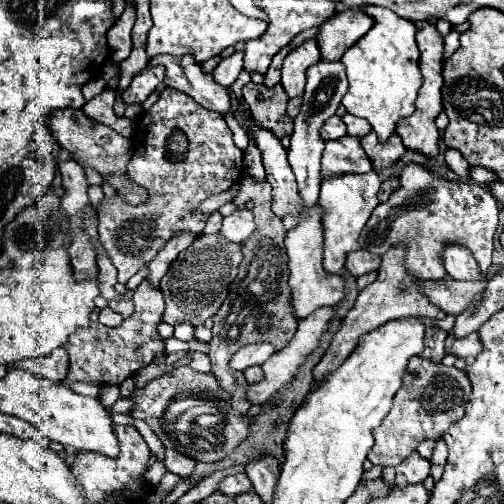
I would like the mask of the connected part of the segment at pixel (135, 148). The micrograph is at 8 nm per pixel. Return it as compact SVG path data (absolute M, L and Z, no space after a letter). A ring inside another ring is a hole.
M164 88L160 92L158 102L152 104L150 110L142 112L136 118L136 130L132 136L132 158L128 162L128 176L136 184L148 190L150 200L144 206L132 206L132 204L126 204L120 196L114 196L112 200L104 198L102 208L98 210L100 242L106 248L112 264L118 270L118 282L126 284L140 270L142 264L148 264L158 254L158 250L162 250L162 246L168 242L168 238L172 238L172 234L192 232L200 236L206 224L206 216L198 214L196 206L204 198L228 190L240 178L242 168L244 168L244 152L236 148L236 144L232 142L232 130L228 128L224 118L220 114L204 110L196 100L188 98L184 92L178 92L174 88ZM172 130L182 130L190 142L186 162L170 164L166 158L166 138L172 134Z

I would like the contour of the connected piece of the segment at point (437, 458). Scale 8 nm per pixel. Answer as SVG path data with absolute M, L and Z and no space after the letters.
M438 440L436 448L434 448L434 454L430 458L432 464L438 464L438 466L446 466L446 458L448 458L448 452L446 452L446 444L442 440Z

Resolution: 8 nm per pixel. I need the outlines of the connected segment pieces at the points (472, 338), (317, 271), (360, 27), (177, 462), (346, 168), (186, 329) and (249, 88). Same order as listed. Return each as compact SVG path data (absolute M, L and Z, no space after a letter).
M468 334L464 338L456 338L454 340L454 346L452 346L452 354L458 356L458 358L468 358L468 356L478 356L478 352L482 350L480 346L480 340L478 340L478 334Z
M320 206L308 210L312 218L304 226L296 226L286 234L286 254L288 254L288 286L292 290L292 314L300 322L322 306L336 306L344 298L344 280L342 276L330 274L322 268L322 230L320 230Z
M350 8L334 14L328 22L322 24L320 34L316 36L318 48L324 62L338 62L342 54L358 42L372 26L372 18L360 8Z
M164 448L164 464L170 472L178 474L178 476L190 476L194 472L196 460L172 450L172 448Z
M344 136L338 140L326 142L324 148L324 178L332 174L342 174L342 172L370 172L372 170L372 160L364 152L360 138Z
M178 324L176 330L174 330L174 336L176 336L178 340L184 340L184 342L190 340L190 342L192 342L192 340L196 340L194 330L196 330L196 328L192 328L190 324Z
M250 82L242 88L242 96L250 106L256 122L268 126L270 130L276 130L280 138L292 134L292 118L286 114L288 96L284 94L282 84L268 88L264 84Z

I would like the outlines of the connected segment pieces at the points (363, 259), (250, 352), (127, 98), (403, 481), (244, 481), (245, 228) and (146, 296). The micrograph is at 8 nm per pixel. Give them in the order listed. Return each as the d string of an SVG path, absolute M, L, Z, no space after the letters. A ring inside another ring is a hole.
M368 250L350 252L344 264L344 268L356 278L362 274L368 274L370 270L378 270L378 266L380 266L380 258L376 258L376 254L368 254Z
M248 344L234 354L230 368L244 372L250 366L262 366L272 356L272 352L274 352L274 348L268 344Z
M146 66L132 78L132 84L122 92L122 100L126 104L142 104L164 80L164 72L164 66Z
M412 452L402 464L396 466L396 486L408 486L424 482L430 474L430 462L418 452Z
M232 474L232 476L226 476L222 482L220 482L220 486L218 486L218 490L222 492L222 494L226 494L226 496L238 496L238 494L244 494L244 492L248 492L252 488L252 484L250 484L250 480L248 480L248 476L246 474Z
M236 210L234 214L226 216L222 222L220 234L226 236L230 242L244 242L254 232L254 216L250 210Z
M142 280L142 284L134 290L134 314L126 318L120 326L110 328L102 322L92 322L88 328L78 328L64 350L70 358L68 376L64 380L66 386L74 380L84 380L92 384L120 384L130 374L154 362L154 358L164 354L164 338L158 334L158 324L162 324L164 314L164 294L160 288L154 288L150 280Z

